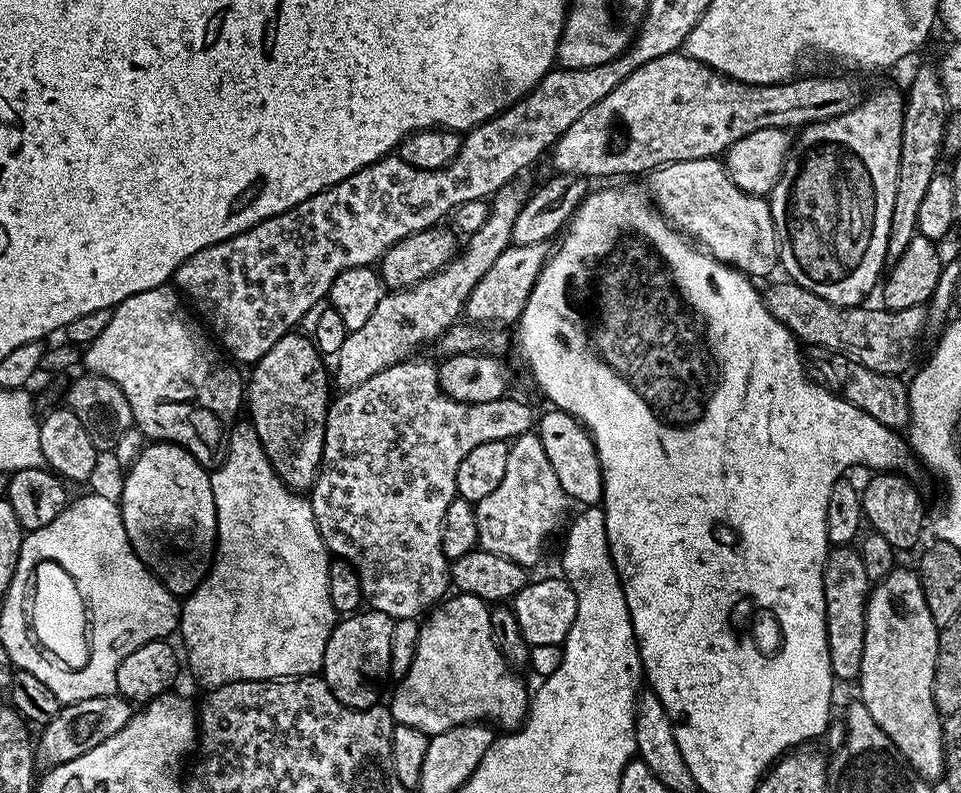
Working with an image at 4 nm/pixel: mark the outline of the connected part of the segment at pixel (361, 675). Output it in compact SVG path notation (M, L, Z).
M375 610L364 611L345 615L333 628L324 651L322 679L330 686L334 698L351 708L371 708L381 699L380 687L390 676L390 638L396 621Z

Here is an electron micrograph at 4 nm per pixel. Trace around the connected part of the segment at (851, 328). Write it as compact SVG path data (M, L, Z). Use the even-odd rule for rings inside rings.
M783 283L774 285L766 292L768 308L774 318L778 318L778 322L786 325L793 336L805 345L816 344L812 346L820 350L844 353L850 361L861 363L880 374L897 377L904 371L907 373L917 363L916 351L920 348L920 339L926 336L923 307L906 310L892 310L883 306L843 308L826 302L826 298L818 298L818 294L802 286Z

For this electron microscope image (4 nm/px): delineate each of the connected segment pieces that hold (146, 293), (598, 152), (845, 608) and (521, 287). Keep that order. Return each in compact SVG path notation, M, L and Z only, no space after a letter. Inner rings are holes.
M172 286L142 290L128 296L112 309L106 330L102 330L102 334L98 334L98 338L94 338L94 342L83 349L82 364L88 367L85 369L91 375L110 378L110 382L114 382L122 394L126 394L133 425L142 430L145 438L152 442L182 446L203 468L215 470L224 461L228 433L237 419L236 411L239 408L241 411L246 384L242 376L240 380L235 372L237 369L229 363L225 353L192 325L191 315L193 313L186 307L179 291Z
M680 50L666 54L662 58L654 58L650 62L646 62L646 66L638 66L638 70L634 70L634 74L630 74L617 88L610 90L610 94L606 94L606 98L602 98L602 102L590 106L590 110L586 110L586 114L582 114L582 118L578 118L578 122L574 122L574 126L570 126L570 130L566 130L560 135L559 140L556 141L550 152L552 164L556 167L553 169L557 173L573 172L579 176L587 176L589 178L595 178L595 176L632 178L635 177L632 176L635 172L648 174L655 169L674 162L720 158L727 153L730 145L738 142L738 138L746 138L746 134L754 134L754 130L766 130L767 128L799 130L807 124L817 124L823 120L838 118L842 114L849 112L851 108L855 108L862 96L859 86L848 76L808 76L805 80L800 79L793 78L787 80L784 84L743 84L741 80L731 80L729 76L723 76L720 72L715 72L707 64L699 64L697 60L693 60L691 56Z
M852 546L831 549L824 563L826 598L826 646L830 650L830 670L837 681L859 681L862 650L866 642L866 606L870 583L859 551Z
M547 243L512 244L511 247L504 249L495 259L494 266L486 271L469 295L466 305L467 319L481 326L515 325L542 274L544 264L549 260L550 248L548 247Z

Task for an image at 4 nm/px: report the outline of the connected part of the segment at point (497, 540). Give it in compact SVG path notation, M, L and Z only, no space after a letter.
M530 431L515 437L508 445L506 474L501 484L476 504L479 547L490 554L502 554L502 558L510 558L510 562L518 562L523 568L535 569L548 539L559 530L560 523L561 528L565 523L568 507L568 495L558 482L558 474L554 474L554 466L550 466L550 458L546 458L546 450L542 450L539 435Z

